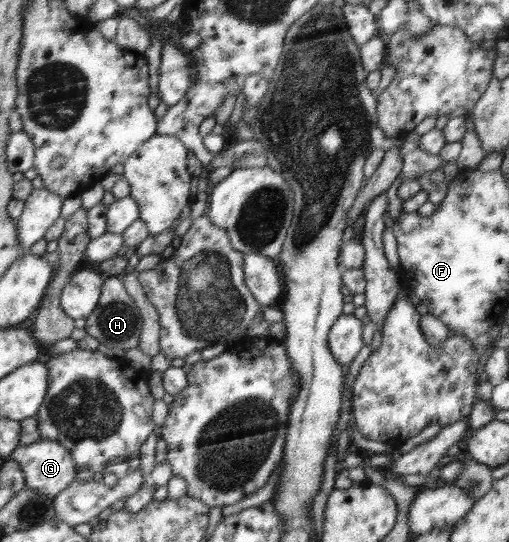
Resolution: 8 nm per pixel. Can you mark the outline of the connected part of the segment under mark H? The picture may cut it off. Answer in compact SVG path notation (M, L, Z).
M110 276L101 286L101 295L97 307L85 318L85 331L94 337L101 345L120 353L124 349L137 347L143 327L143 318L134 299L125 291L119 277Z

